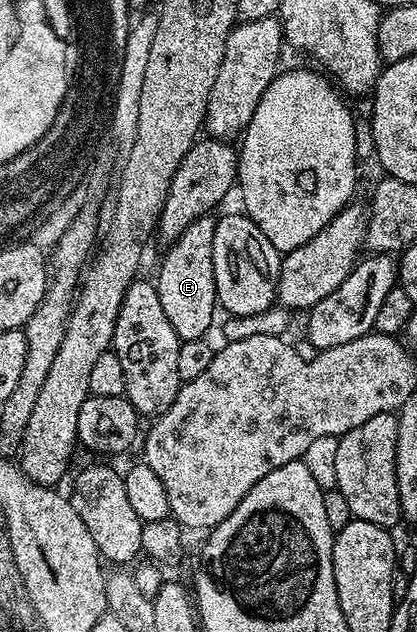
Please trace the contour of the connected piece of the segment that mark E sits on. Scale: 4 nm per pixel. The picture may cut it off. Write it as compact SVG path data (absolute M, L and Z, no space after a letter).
M208 215L189 223L175 242L166 248L167 254L159 265L159 278L153 284L161 299L161 307L180 341L204 339L215 321L217 298L213 271L213 231L216 218Z

